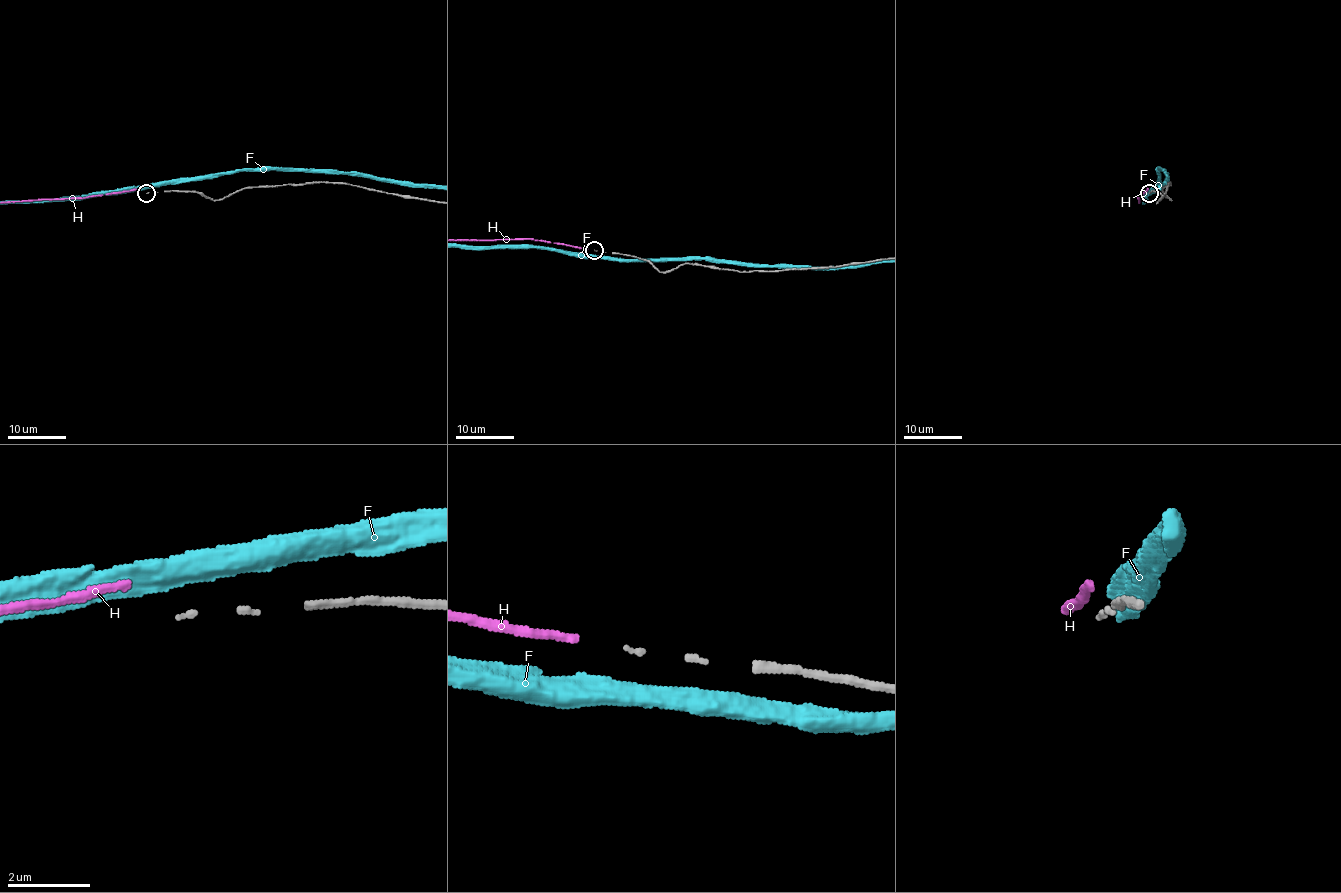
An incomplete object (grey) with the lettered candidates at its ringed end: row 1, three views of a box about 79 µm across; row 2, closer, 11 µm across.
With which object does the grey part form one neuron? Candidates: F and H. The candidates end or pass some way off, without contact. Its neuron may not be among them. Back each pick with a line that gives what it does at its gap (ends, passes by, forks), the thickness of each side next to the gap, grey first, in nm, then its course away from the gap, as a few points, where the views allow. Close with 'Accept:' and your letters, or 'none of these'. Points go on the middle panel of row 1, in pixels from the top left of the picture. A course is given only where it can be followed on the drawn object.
Accept: none of these

